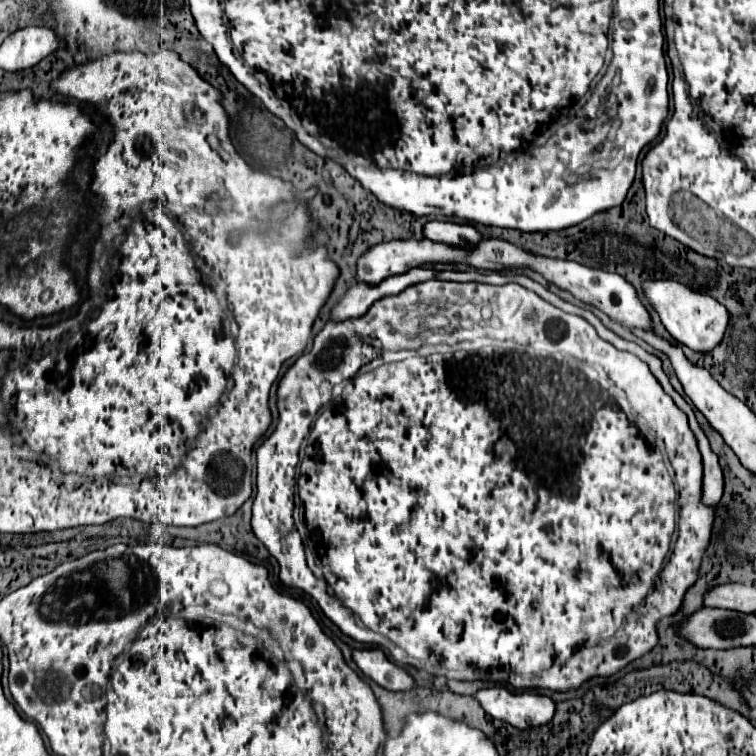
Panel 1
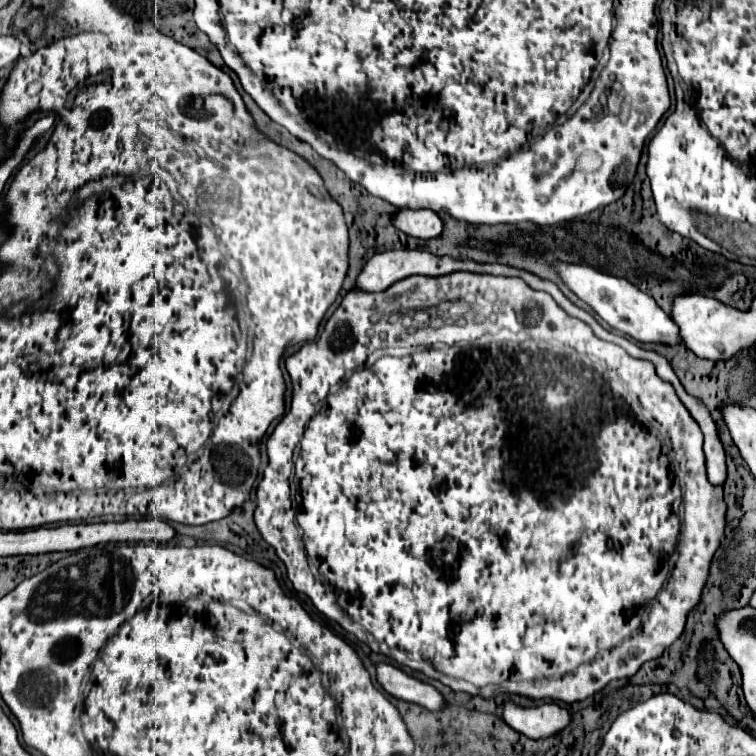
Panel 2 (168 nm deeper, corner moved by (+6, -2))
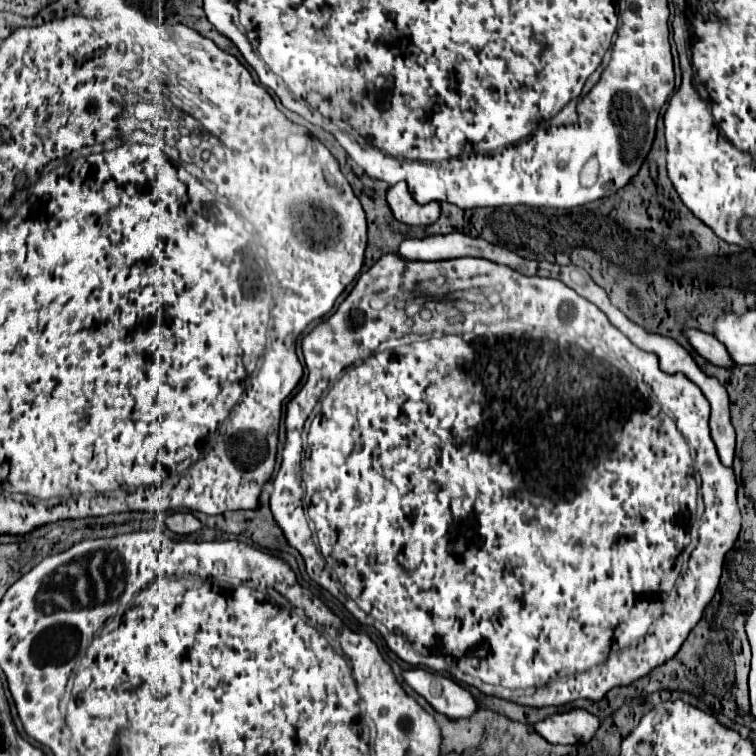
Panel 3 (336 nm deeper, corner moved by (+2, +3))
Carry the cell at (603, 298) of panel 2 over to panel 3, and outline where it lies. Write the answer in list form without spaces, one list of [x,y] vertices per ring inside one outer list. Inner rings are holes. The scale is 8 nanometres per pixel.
[[[684,328],[682,330],[684,338],[690,342],[690,346],[702,356],[706,358],[708,362],[716,364],[716,366],[734,366],[734,362],[730,360],[728,352],[724,350],[724,346],[712,336],[712,334],[704,334],[700,330],[694,330],[694,328]]]

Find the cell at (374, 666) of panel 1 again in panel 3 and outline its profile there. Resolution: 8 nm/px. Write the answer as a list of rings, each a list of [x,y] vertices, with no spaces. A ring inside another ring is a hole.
[[[412,668],[402,672],[404,682],[416,690],[426,702],[440,714],[448,718],[466,718],[476,712],[476,702],[468,690],[460,688],[454,680],[426,672],[422,668]]]

